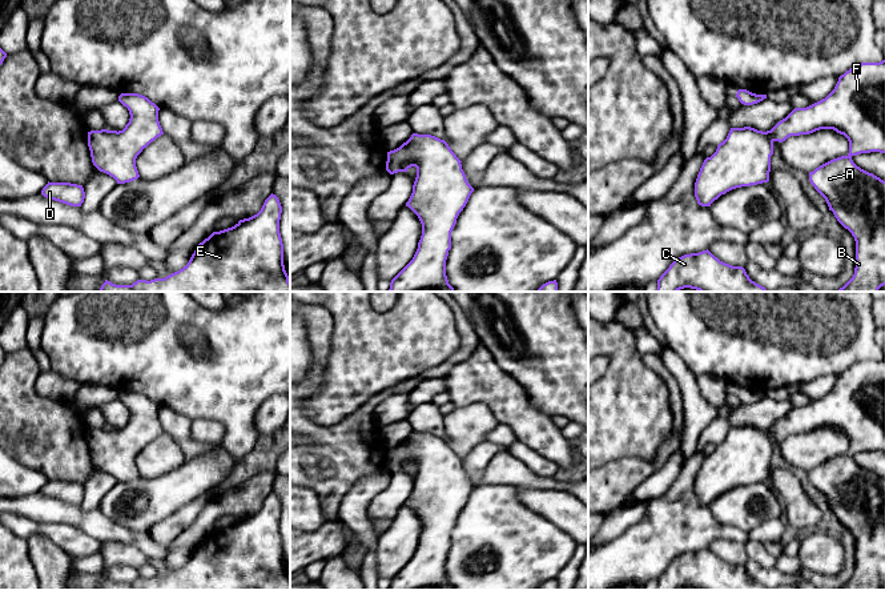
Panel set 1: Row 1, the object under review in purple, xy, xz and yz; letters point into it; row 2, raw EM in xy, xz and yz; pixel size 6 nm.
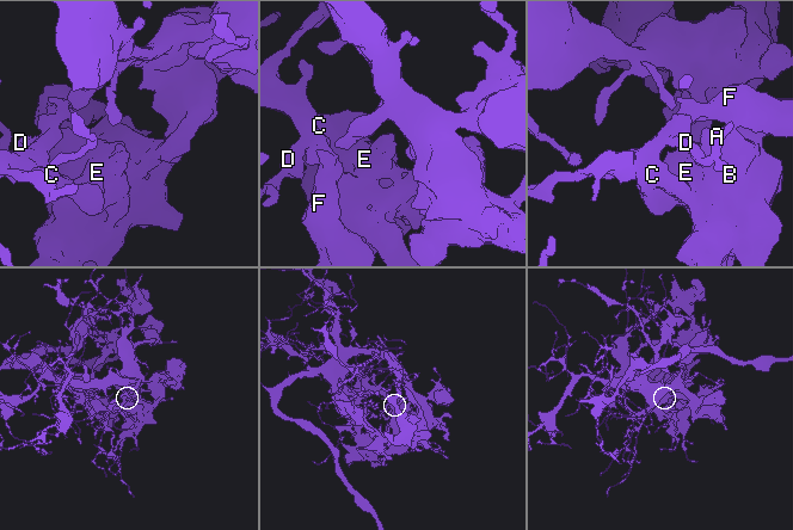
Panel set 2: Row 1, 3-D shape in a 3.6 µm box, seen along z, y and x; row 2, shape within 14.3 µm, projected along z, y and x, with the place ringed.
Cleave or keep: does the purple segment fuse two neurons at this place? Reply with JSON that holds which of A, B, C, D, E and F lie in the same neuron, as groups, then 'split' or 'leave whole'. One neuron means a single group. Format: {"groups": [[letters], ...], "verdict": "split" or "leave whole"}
{"groups": [["A", "B", "C", "D", "E", "F"]], "verdict": "leave whole"}

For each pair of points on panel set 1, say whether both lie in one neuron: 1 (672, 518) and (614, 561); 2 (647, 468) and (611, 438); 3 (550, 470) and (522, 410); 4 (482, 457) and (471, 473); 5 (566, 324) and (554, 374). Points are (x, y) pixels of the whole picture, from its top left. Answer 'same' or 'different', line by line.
1: same
2: different
3: different
4: same
5: same

